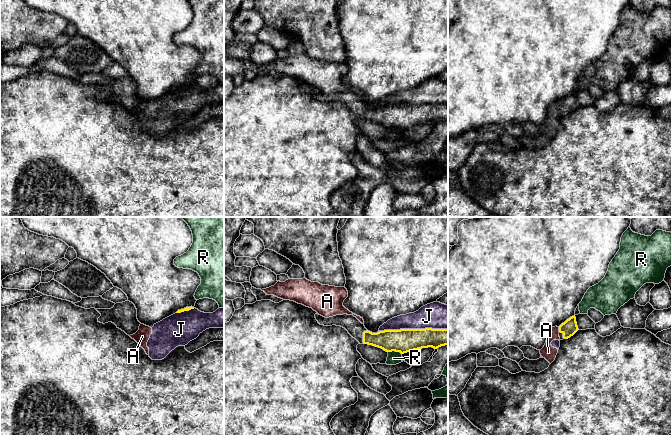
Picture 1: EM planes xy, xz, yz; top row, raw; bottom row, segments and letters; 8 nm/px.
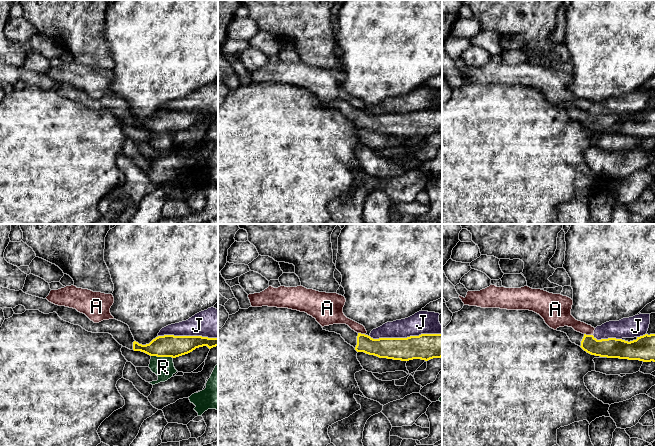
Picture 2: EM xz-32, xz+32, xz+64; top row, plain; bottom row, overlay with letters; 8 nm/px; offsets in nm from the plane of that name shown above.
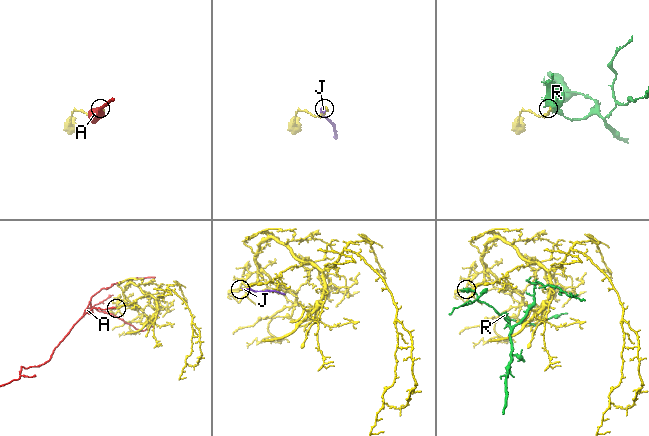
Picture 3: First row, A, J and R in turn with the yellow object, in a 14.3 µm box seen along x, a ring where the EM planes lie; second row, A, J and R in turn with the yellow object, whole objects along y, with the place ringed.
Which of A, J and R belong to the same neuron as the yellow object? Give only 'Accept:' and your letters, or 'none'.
Accept: none

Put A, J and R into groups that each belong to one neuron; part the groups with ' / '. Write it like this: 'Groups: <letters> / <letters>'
Groups: A J / R

